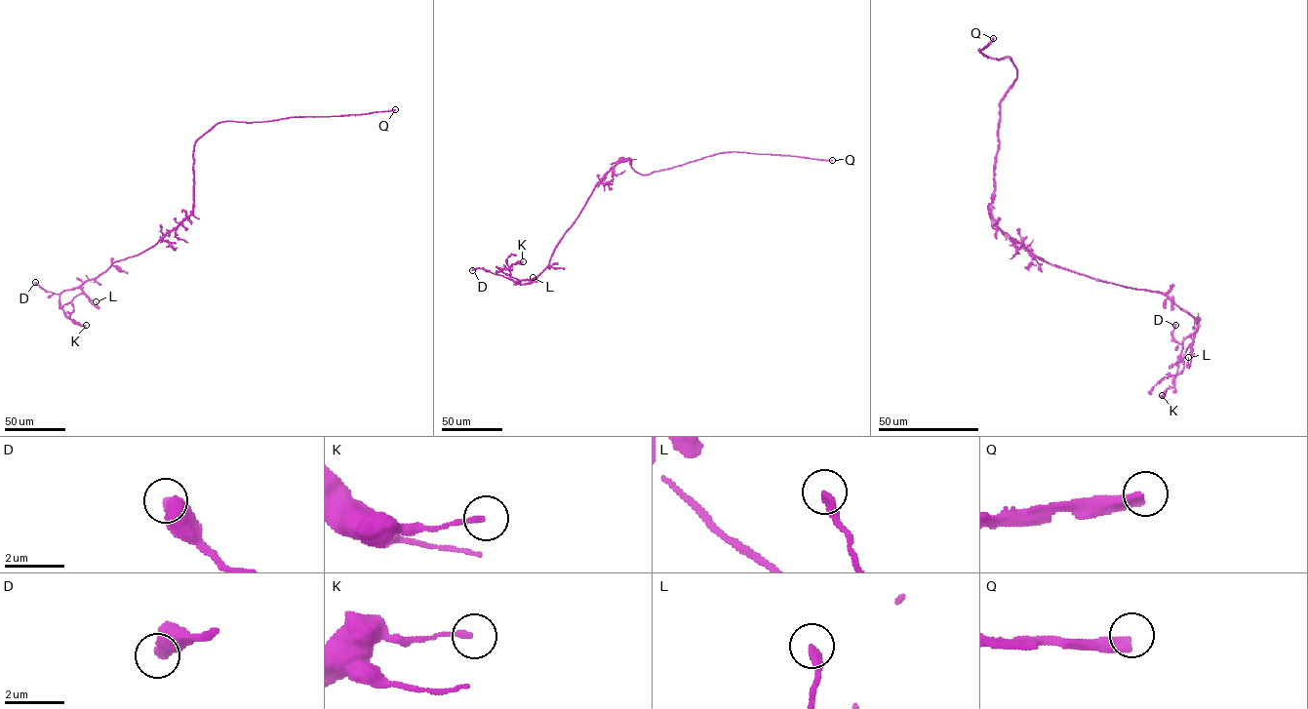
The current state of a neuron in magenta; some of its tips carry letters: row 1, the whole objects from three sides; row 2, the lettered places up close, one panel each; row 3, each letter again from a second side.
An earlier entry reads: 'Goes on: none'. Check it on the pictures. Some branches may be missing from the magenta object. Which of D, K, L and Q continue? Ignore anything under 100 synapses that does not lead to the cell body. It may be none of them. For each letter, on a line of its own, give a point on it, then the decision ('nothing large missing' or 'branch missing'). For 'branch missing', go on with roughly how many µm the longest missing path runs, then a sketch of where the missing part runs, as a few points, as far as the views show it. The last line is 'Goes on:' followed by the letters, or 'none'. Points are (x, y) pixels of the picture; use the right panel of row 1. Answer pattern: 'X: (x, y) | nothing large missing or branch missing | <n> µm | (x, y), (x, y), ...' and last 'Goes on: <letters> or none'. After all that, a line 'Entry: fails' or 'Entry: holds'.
D: (1175, 325) | nothing large missing
K: (1162, 395) | nothing large missing
L: (1188, 357) | nothing large missing
Q: (993, 38) | branch missing | 200 µm | (993, 38), (989, 36), (981, 44), (975, 43), (1003, 29), (997, 19), (1000, 12)
Goes on: Q
Entry: fails

